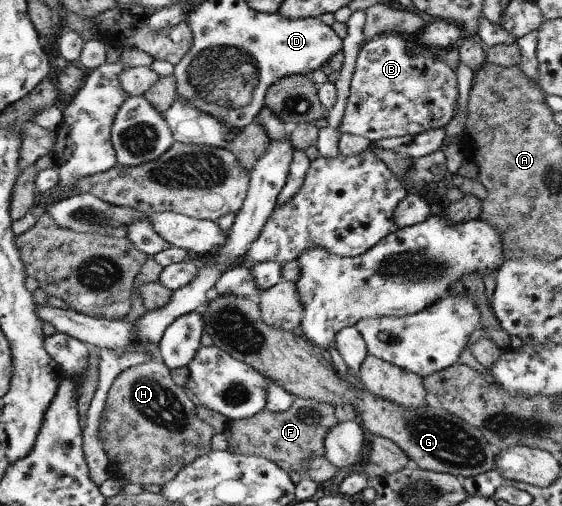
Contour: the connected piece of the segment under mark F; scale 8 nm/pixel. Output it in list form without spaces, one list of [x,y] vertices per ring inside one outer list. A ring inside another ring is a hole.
[[[294,397],[290,408],[272,412],[262,408],[250,418],[233,420],[227,433],[227,450],[239,455],[254,455],[272,461],[287,474],[297,472],[304,477],[308,460],[324,454],[323,438],[338,423],[334,407],[312,399]]]

